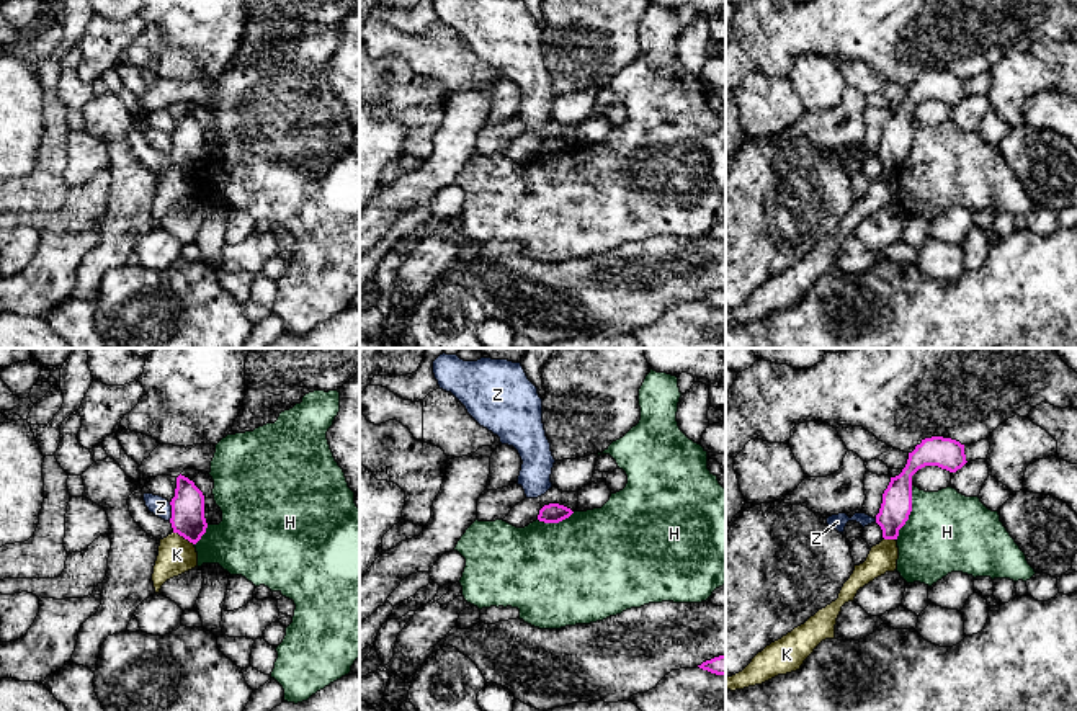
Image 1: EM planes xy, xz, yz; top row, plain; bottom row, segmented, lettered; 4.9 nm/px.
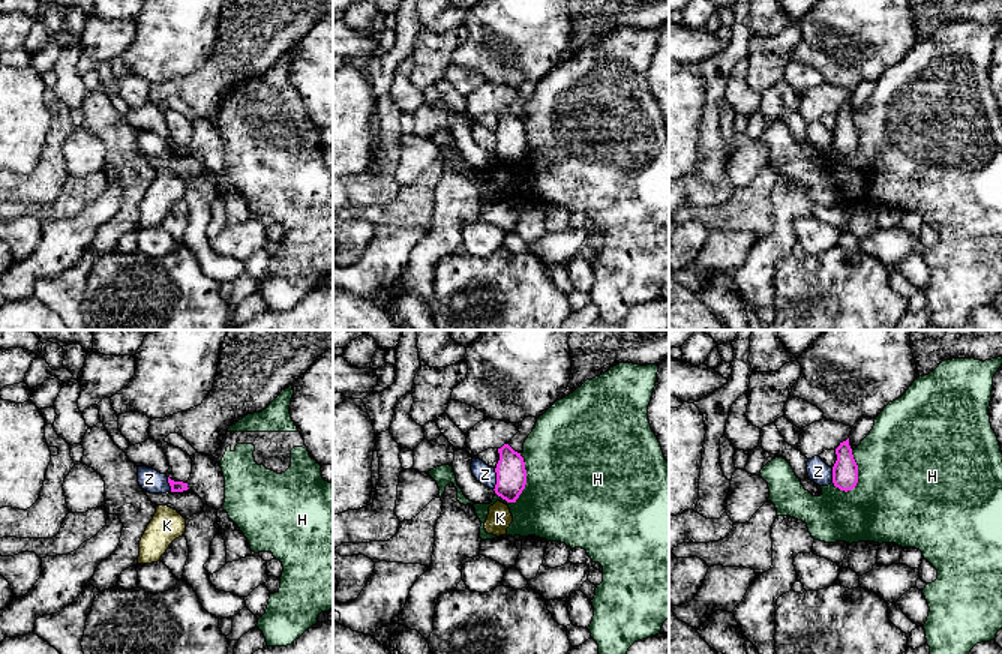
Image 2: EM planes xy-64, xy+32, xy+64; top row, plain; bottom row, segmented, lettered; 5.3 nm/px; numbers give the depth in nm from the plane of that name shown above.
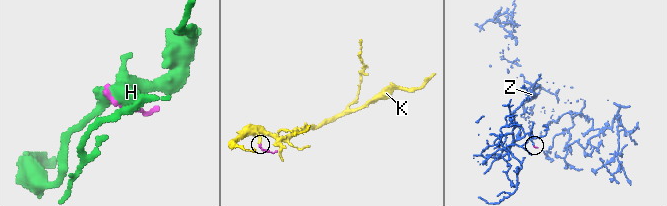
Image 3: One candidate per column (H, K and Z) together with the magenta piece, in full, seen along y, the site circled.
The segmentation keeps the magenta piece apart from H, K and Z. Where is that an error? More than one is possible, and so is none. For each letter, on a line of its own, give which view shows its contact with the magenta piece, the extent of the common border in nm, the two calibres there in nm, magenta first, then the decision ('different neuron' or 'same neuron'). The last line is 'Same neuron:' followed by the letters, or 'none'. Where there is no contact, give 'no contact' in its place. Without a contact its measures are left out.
H: meets magenta in yz; contact 280 nm long; 150 nm thick on the magenta side, 400 nm on the other; different neuron
K: meets magenta in xy; contact 120 nm long; 160 nm thick on the magenta side, 180 nm on the other; different neuron
Z: meets magenta in xy; contact 100 nm long; 160 nm thick on the magenta side, 100 nm on the other; different neuron
Same neuron: none

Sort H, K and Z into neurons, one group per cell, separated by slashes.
H / K / Z

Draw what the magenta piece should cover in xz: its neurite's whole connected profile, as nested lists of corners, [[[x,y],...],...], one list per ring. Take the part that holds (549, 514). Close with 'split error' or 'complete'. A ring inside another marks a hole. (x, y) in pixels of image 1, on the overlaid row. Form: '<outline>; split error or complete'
[[[549,503],[539,510],[538,520],[544,521],[544,523],[559,523],[559,521],[569,518],[572,513],[574,512],[564,505]]]; complete

